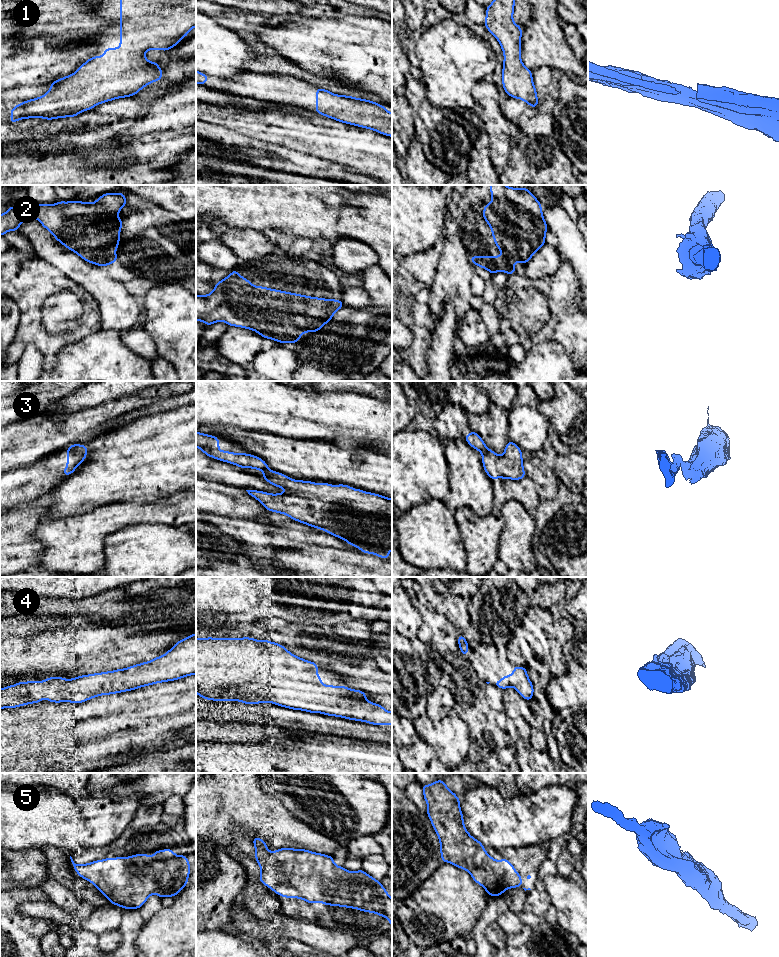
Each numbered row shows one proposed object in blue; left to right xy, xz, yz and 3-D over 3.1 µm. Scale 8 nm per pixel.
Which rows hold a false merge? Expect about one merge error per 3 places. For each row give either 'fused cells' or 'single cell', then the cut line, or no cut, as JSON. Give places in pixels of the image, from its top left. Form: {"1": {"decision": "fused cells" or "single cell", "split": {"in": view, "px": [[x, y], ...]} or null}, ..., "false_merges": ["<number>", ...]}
{"1": {"decision": "single cell", "split": null}, "2": {"decision": "single cell", "split": null}, "3": {"decision": "fused cells", "split": {"in": "xz", "px": [[271, 470], [263, 472]]}}, "4": {"decision": "single cell", "split": null}, "5": {"decision": "single cell", "split": null}, "false_merges": ["3"]}

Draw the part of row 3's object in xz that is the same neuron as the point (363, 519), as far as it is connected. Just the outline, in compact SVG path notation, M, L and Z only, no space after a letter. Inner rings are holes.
M274 471L263 472L263 479L288 490L279 494L246 490L268 511L326 531L365 554L389 558L392 550L391 498L344 484L292 480Z

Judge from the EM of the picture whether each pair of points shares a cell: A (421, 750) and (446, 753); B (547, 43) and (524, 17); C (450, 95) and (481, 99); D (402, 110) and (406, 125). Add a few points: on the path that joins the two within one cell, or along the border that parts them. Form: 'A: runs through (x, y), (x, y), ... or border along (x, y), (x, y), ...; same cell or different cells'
A: border along (420, 739), (427, 742), (433, 748), (437, 757); different cells
B: border along (531, 10), (531, 21), (522, 28); different cells
C: border along (485, 78), (472, 88), (472, 108); different cells
D: runs through (402, 114), (402, 121); same cell

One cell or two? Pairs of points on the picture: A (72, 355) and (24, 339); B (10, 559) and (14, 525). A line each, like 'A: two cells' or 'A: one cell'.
A: two cells
B: one cell

